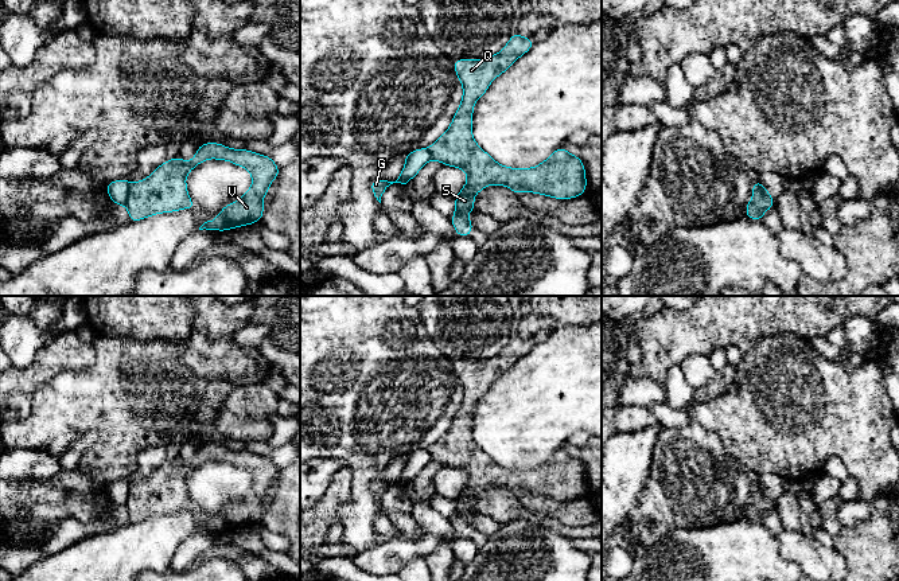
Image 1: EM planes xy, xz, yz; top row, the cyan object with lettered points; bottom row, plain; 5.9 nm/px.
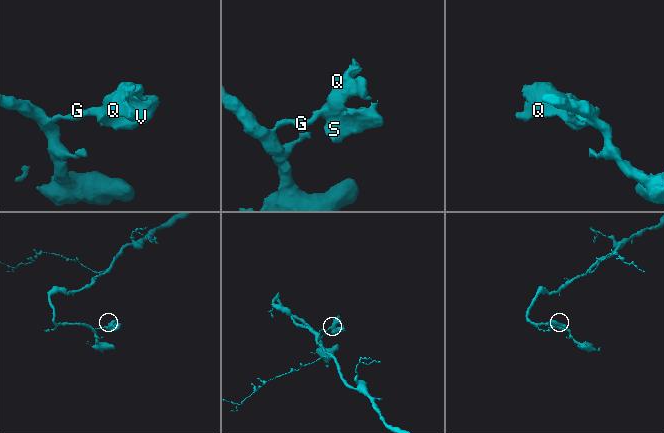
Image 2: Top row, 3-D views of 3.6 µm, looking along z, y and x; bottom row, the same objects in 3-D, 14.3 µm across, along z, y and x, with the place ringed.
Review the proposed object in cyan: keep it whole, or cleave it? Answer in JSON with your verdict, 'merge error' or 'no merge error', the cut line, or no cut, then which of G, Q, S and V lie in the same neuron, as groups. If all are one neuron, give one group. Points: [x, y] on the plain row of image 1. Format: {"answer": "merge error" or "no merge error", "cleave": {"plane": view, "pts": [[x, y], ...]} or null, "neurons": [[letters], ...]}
{"answer": "merge error", "cleave": {"plane": "xy", "pts": [[131, 484], [128, 499], [124, 505]]}, "neurons": [["G"], ["Q", "S", "V"]]}

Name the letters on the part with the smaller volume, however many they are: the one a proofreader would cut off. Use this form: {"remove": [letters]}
{"remove": ["Q", "S", "V"]}

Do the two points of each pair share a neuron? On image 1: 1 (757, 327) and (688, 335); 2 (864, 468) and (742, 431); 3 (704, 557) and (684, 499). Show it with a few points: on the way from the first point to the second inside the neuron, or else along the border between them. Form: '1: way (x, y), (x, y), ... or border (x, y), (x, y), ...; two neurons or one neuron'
1: way (739, 327), (705, 327); one neuron
2: way (833, 441), (808, 441), (773, 433); one neuron
3: border (726, 522), (705, 527), (676, 527), (664, 537); two neurons

